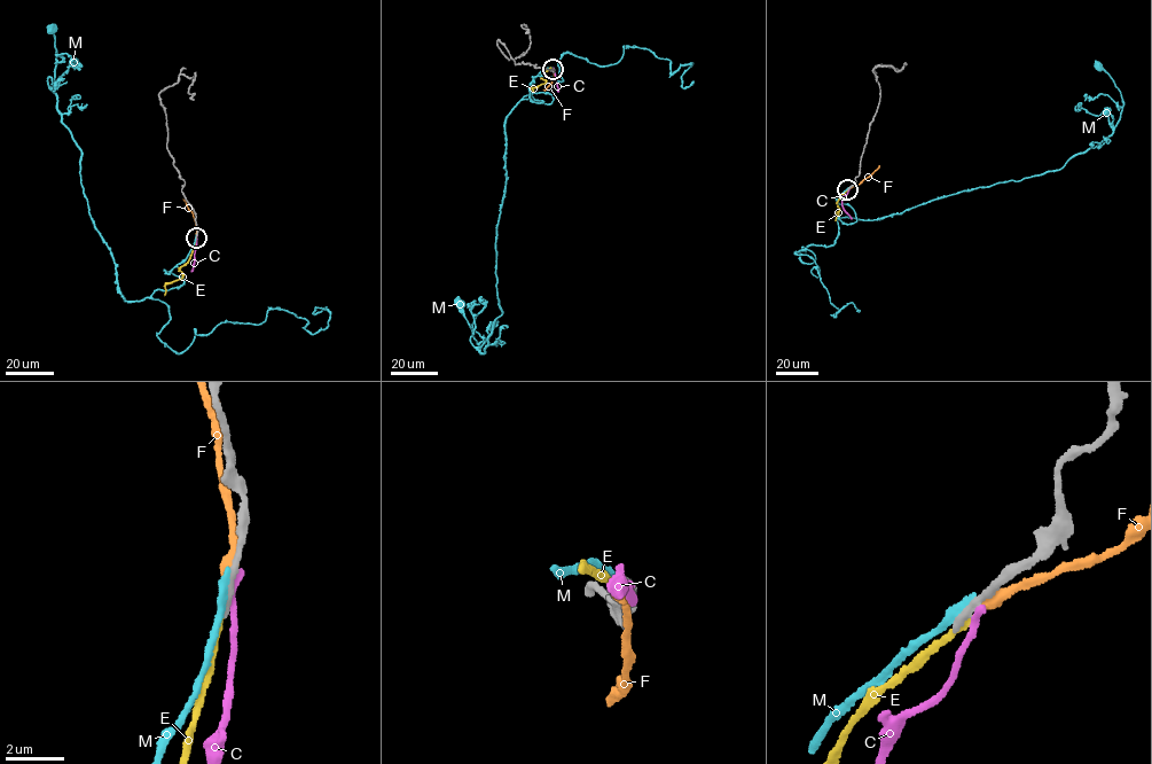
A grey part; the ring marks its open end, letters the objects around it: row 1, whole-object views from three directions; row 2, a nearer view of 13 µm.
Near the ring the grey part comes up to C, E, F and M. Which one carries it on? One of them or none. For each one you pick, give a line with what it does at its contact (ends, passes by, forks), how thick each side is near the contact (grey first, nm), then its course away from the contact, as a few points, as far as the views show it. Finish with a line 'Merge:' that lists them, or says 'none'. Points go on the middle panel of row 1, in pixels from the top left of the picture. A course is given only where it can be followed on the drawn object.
Merge: none

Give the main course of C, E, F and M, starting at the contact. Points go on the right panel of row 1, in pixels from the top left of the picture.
C: (849, 188), (841, 207), (851, 218)
E: (848, 188), (836, 203), (839, 210), (835, 220)
F: (849, 187), (859, 185), (879, 165)
M: (848, 188), (836, 200), (853, 209), (848, 224), (839, 213), (878, 219), (1062, 169), (1120, 117), (1099, 65)

